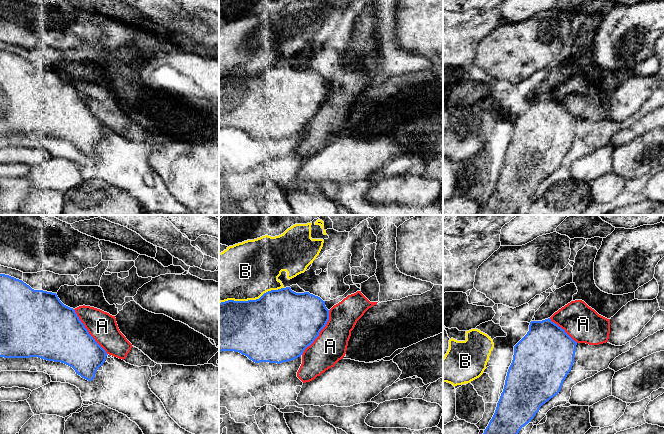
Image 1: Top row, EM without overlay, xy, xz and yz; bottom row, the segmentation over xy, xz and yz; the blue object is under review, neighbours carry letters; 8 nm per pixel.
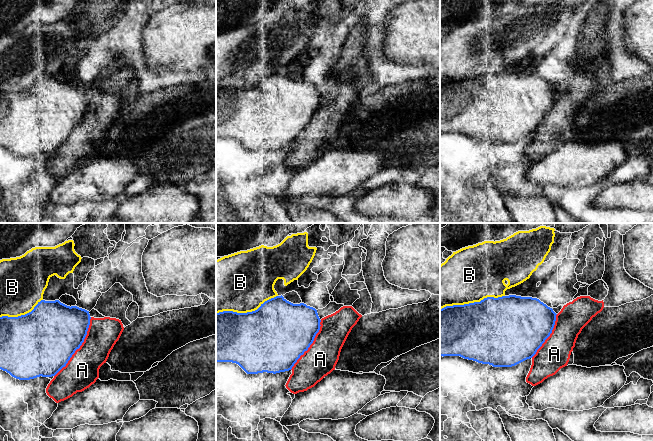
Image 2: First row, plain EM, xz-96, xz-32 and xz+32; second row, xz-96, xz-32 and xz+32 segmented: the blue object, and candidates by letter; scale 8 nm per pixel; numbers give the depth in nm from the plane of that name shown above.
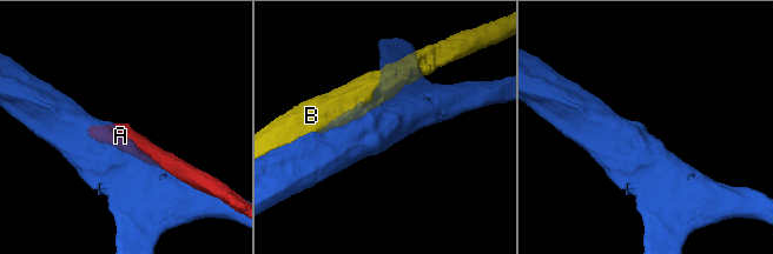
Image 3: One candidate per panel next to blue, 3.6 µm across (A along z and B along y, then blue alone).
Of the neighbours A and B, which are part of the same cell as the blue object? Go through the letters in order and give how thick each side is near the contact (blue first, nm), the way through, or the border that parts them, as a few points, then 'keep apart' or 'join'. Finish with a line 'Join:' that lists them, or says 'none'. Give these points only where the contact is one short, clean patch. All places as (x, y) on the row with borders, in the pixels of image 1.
A: 480/260 nm | keep apart
B: 500/460 nm | keep apart
Join: none

